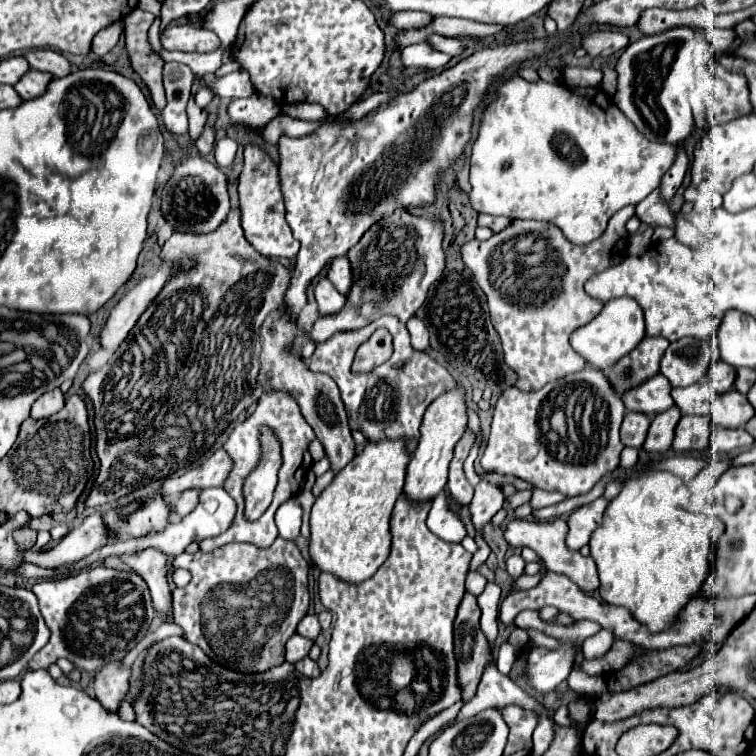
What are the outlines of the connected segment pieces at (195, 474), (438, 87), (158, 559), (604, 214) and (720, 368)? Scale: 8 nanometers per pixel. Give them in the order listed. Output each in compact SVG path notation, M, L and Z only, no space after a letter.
M216 449L210 455L210 459L206 459L202 465L190 469L182 477L164 481L152 495L162 495L164 499L168 499L174 493L180 493L180 491L186 491L186 489L220 487L224 483L228 469L232 469L232 461L228 461L228 455L222 449Z
M538 39L526 43L512 43L500 47L484 47L474 55L462 59L458 65L442 71L420 83L414 91L402 93L392 101L380 105L378 109L364 115L360 121L348 125L320 125L314 133L290 139L282 137L280 147L280 187L284 193L286 221L292 227L294 237L300 241L300 253L296 257L296 269L292 273L284 301L288 305L290 319L296 321L300 309L306 305L306 289L310 281L320 273L320 269L334 257L346 255L346 251L360 241L360 237L380 221L394 213L396 207L426 207L434 201L436 177L448 169L462 153L470 139L472 111L482 101L488 85L502 75L508 67L518 67L522 61L540 57L544 51L552 49L554 39Z
M154 547L142 549L136 555L122 557L122 561L148 583L154 607L158 611L170 611L170 587L166 581L166 555Z
M514 75L498 85L496 101L482 113L478 137L472 145L472 189L468 197L476 213L546 221L560 227L572 243L586 245L604 233L618 209L638 205L658 187L674 155L674 145L648 141L602 89L578 89L542 79L530 83Z
M714 361L708 371L708 383L714 387L716 393L726 393L734 387L736 381L736 369L732 365L726 365L724 361Z

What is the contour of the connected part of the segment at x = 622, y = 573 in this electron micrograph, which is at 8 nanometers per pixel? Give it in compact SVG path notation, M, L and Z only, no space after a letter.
M650 471L632 477L622 485L620 493L608 501L604 521L590 537L590 555L594 557L600 575L600 597L606 603L628 607L630 613L638 621L644 621L644 625L648 625L652 631L660 631L662 627L666 627L668 621L676 617L676 609L680 609L680 605L686 605L700 589L704 577L708 575L712 535L724 529L720 519L716 519L714 529L712 525L704 523L704 519L694 515L688 499L684 499L688 495L684 493L690 493L688 487L682 483L680 477L668 471Z

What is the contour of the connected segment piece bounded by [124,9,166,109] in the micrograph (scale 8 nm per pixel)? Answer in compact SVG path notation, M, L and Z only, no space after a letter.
M134 9L124 17L124 35L132 69L140 75L140 79L148 87L156 109L164 109L166 105L164 87L162 87L164 59L148 43L148 29L152 21L154 21L152 13Z

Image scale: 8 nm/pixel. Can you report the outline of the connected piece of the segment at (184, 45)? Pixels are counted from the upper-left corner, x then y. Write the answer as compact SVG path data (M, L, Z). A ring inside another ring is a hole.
M172 25L166 27L160 35L160 43L164 49L172 51L216 51L220 47L220 39L214 31L194 27L194 25Z

